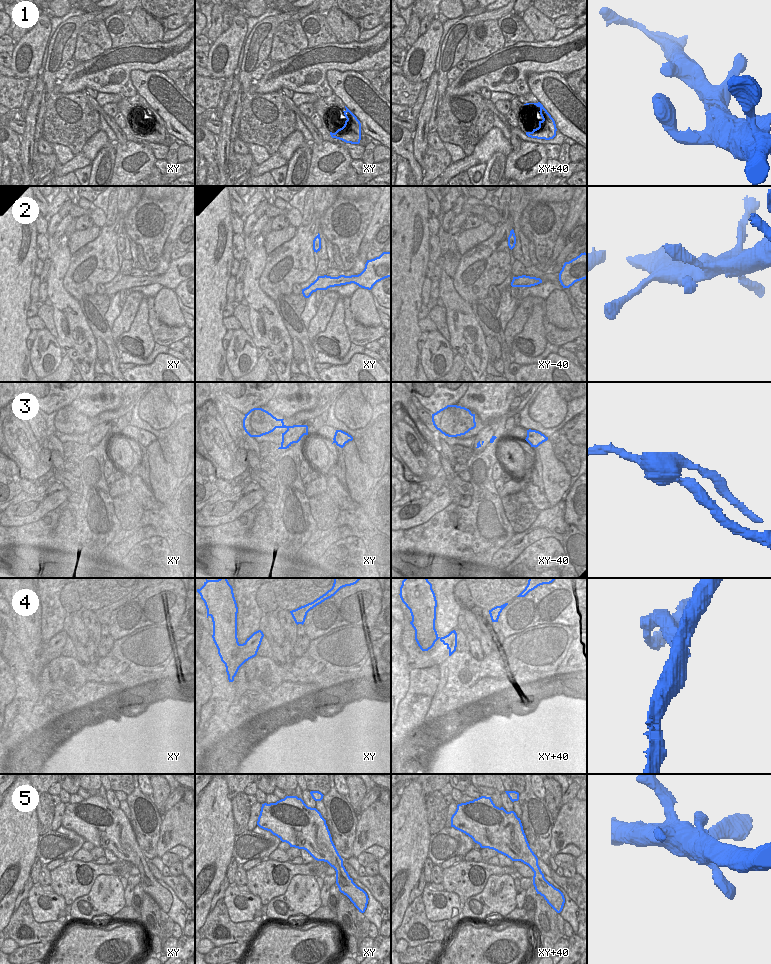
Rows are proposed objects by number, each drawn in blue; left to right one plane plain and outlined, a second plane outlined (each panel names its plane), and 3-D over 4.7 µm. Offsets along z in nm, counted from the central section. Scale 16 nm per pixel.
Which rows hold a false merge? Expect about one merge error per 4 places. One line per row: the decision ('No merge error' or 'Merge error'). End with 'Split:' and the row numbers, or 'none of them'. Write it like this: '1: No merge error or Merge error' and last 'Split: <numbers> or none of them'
1: No merge error
2: No merge error
3: Merge error
4: Merge error
5: No merge error
Split: 3, 4.

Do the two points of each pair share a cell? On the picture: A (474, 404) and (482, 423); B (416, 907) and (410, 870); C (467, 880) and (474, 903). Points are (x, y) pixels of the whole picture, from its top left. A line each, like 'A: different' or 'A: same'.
A: different
B: different
C: different

